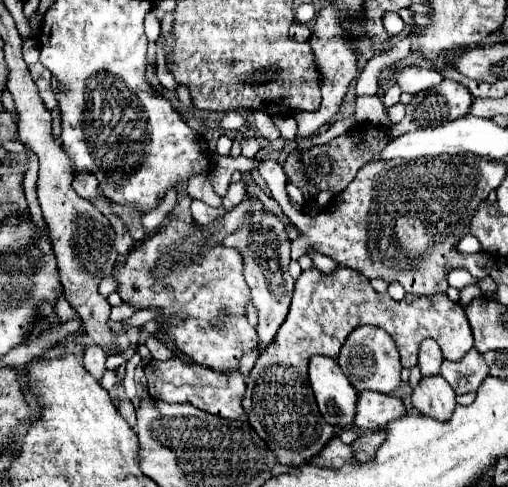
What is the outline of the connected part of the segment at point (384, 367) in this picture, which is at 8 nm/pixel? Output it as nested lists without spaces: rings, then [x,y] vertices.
[[[372,325],[356,327],[340,349],[338,365],[356,391],[368,389],[368,391],[376,391],[376,393],[392,393],[402,381],[400,379],[402,363],[400,363],[398,347],[396,347],[394,339],[380,327],[372,327]]]

